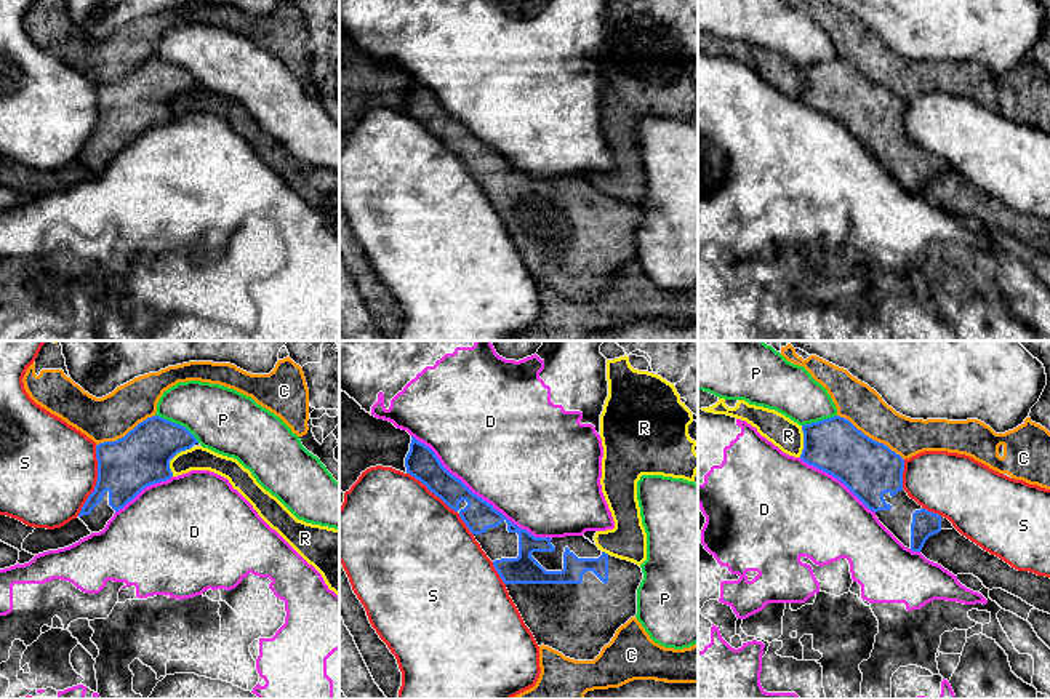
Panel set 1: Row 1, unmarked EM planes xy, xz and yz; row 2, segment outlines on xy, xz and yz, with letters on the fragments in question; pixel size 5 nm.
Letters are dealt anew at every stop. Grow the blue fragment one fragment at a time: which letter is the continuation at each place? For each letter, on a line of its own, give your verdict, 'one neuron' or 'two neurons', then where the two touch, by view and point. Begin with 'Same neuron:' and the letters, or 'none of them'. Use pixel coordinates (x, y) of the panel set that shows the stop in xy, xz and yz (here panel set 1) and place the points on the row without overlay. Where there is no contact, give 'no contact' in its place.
Same neuron: none of them
C: two neurons | yz (871, 80)
D: two neurons | xz (480, 139)
P: two neurons | xy (178, 66)
R: two neurons | xy (173, 98)
S: two neurons | xz (444, 143)

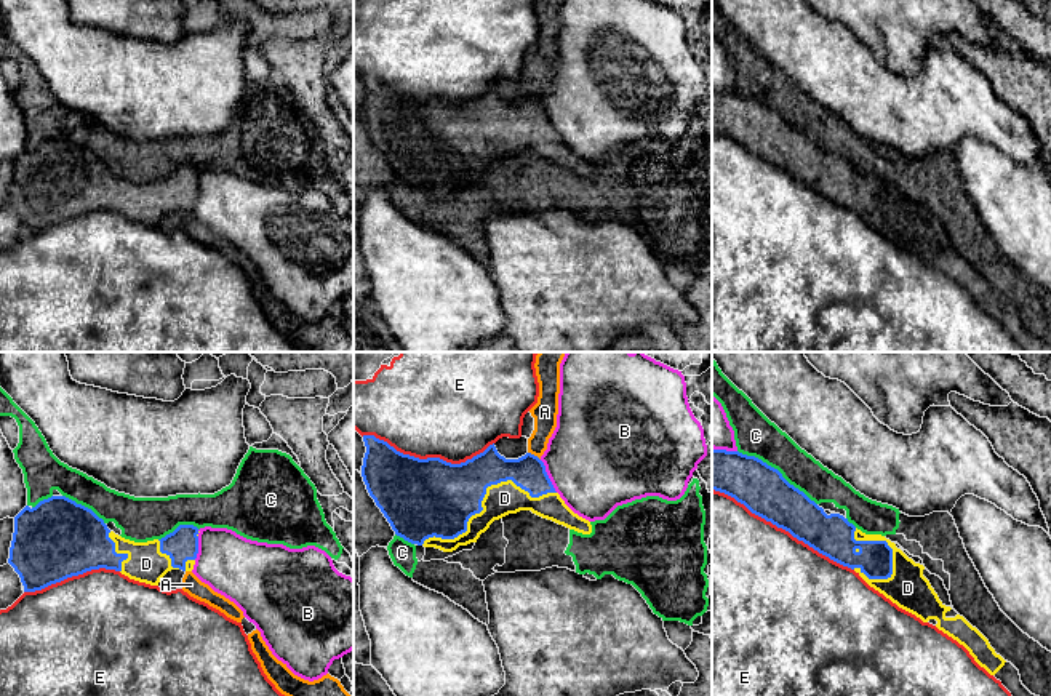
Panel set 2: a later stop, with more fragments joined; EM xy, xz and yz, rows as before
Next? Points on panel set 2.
Same neuron: D
A: two neurons | xz (533, 96)
B: two neurons | xz (547, 117)
C: two neurons | yz (778, 112)
D: one neuron | xz (482, 141)
E: two neurons | yz (783, 170)

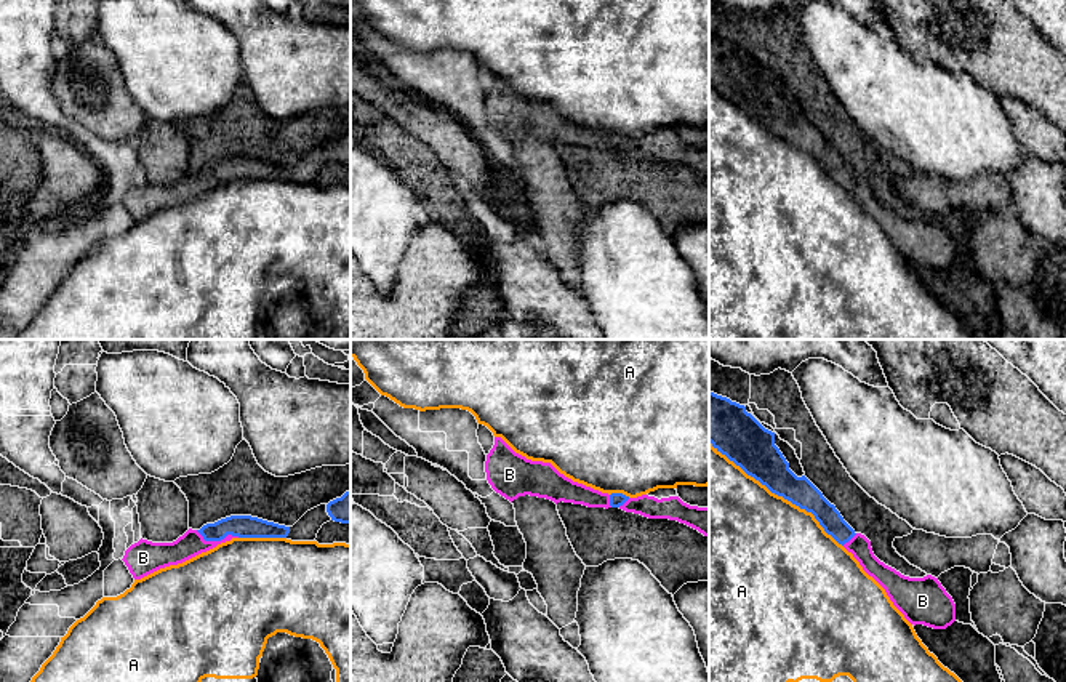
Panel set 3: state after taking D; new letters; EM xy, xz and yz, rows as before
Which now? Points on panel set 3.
Same neuron: B
A: two neurons | yz (777, 135)
B: one neuron | xy (218, 181)

